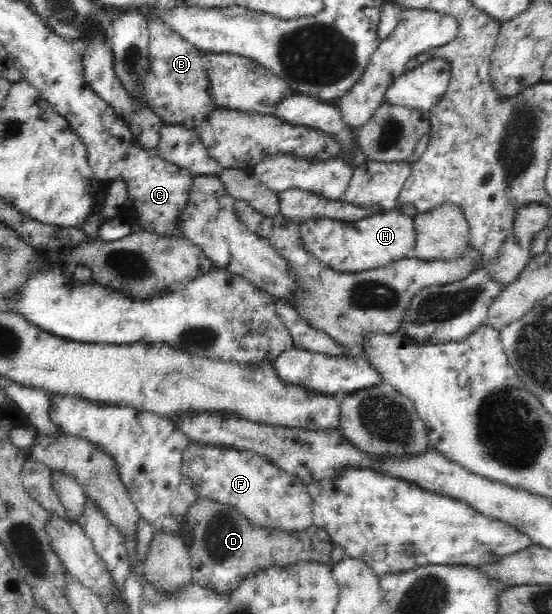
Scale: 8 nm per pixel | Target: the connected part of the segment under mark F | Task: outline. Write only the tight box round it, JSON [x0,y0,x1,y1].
[181,441,312,532]

